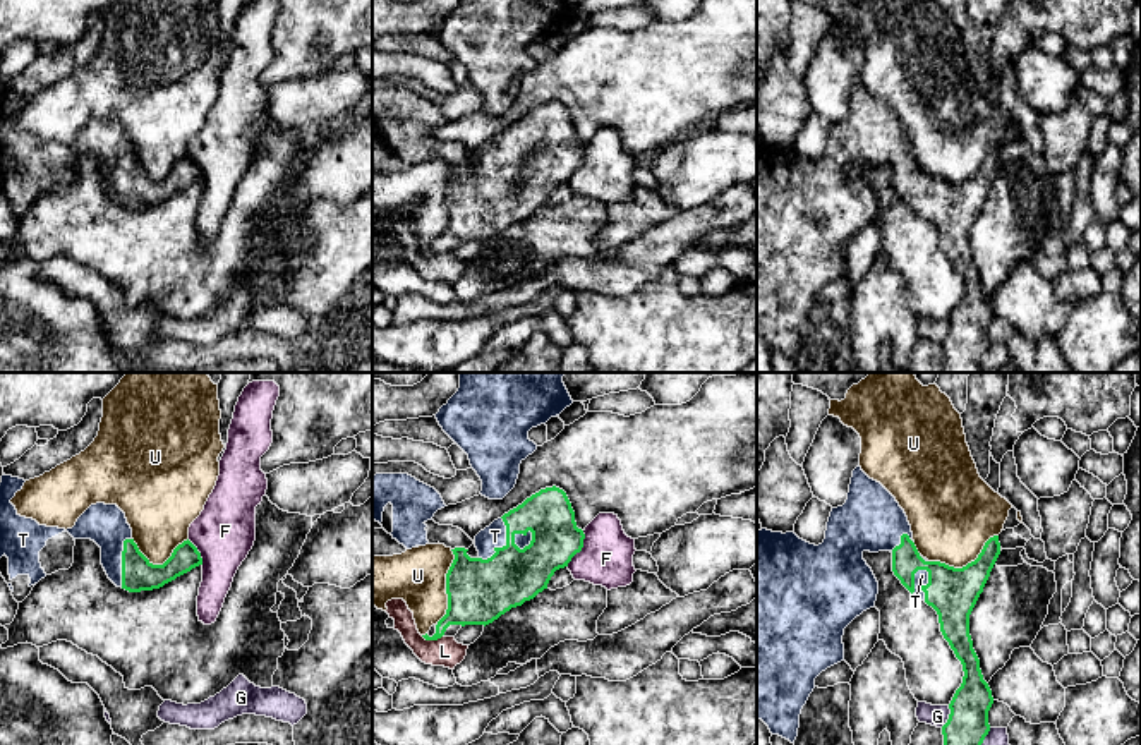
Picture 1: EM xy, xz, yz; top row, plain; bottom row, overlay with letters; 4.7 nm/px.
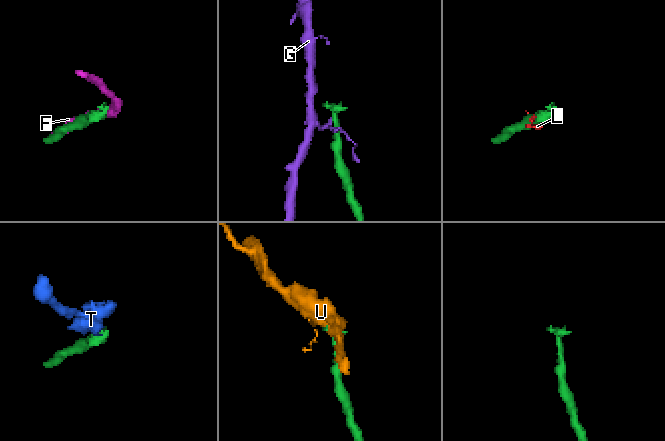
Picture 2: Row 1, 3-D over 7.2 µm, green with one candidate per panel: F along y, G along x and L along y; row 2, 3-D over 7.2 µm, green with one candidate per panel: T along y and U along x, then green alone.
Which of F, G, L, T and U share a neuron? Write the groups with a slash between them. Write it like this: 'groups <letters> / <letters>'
groups F / G / L / T / U

